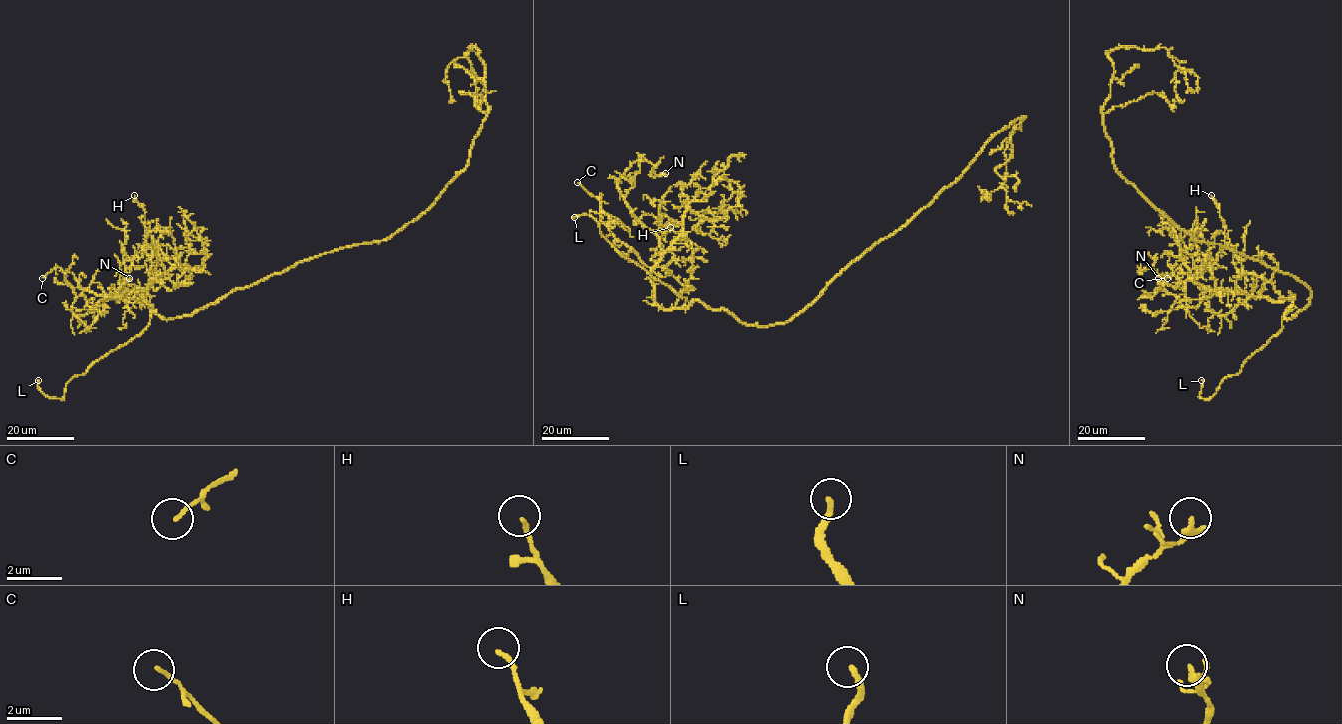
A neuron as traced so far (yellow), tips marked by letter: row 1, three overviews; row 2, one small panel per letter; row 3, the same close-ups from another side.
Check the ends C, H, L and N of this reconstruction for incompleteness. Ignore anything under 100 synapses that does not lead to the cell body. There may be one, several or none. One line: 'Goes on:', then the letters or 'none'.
Goes on: L

